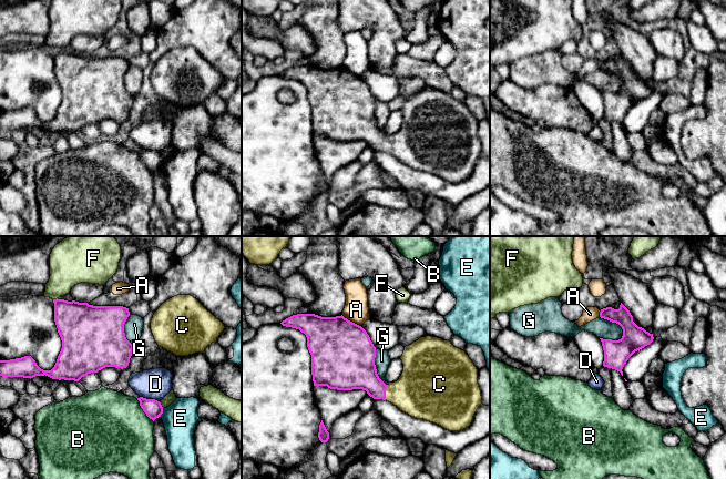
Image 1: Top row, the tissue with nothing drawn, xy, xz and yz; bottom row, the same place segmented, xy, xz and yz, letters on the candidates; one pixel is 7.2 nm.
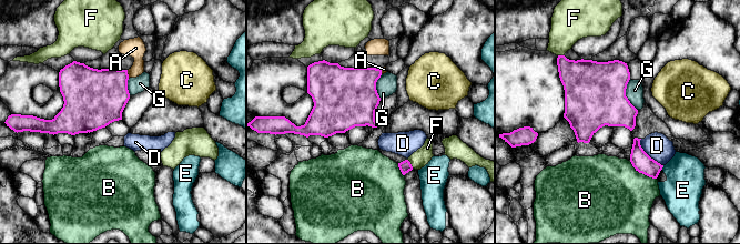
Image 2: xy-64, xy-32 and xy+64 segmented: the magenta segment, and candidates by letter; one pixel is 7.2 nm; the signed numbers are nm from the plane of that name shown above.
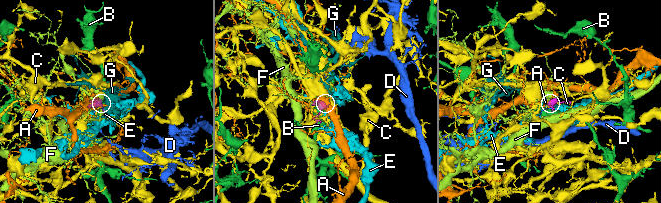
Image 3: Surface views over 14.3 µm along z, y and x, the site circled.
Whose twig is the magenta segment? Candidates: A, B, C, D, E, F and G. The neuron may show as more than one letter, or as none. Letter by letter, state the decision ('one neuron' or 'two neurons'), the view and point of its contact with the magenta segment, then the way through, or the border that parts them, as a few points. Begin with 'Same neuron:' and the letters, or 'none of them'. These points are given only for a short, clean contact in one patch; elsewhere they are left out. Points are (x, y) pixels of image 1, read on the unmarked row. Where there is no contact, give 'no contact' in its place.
Same neuron: C
A: two neurons; meets magenta in xz at (351, 73); border along xz (341, 67), (360, 78)
B: two neurons; meets magenta in xy at (143, 162); border along xy (136, 151), (142, 162), (153, 173)
C: one neuron; meets magenta in xz at (385, 144); runs through xz (358, 122), (377, 141), (385, 144), (419, 143)
D: two neurons; meets magenta in xy at (150, 151); border along xy (140, 148), (159, 153)
E: two neurons; meets magenta in xy at (162, 164); border along xy (163, 161), (160, 167)
F: two neurons; meets magenta in xy at (161, 156)
G: two neurons; meets magenta in yz at (616, 74)

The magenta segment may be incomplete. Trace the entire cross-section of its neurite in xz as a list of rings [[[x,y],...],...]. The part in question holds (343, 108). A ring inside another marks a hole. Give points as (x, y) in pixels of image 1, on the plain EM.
[[[297,65],[280,75],[299,81],[306,86],[311,106],[314,137],[327,137],[337,142],[366,142],[374,151],[387,152],[409,167],[437,175],[449,183],[468,180],[482,155],[477,119],[464,102],[454,99],[449,92],[426,88],[406,98],[400,109],[403,115],[401,128],[397,133],[386,136],[377,125],[376,99],[369,86],[361,78],[342,67],[321,69]]]

